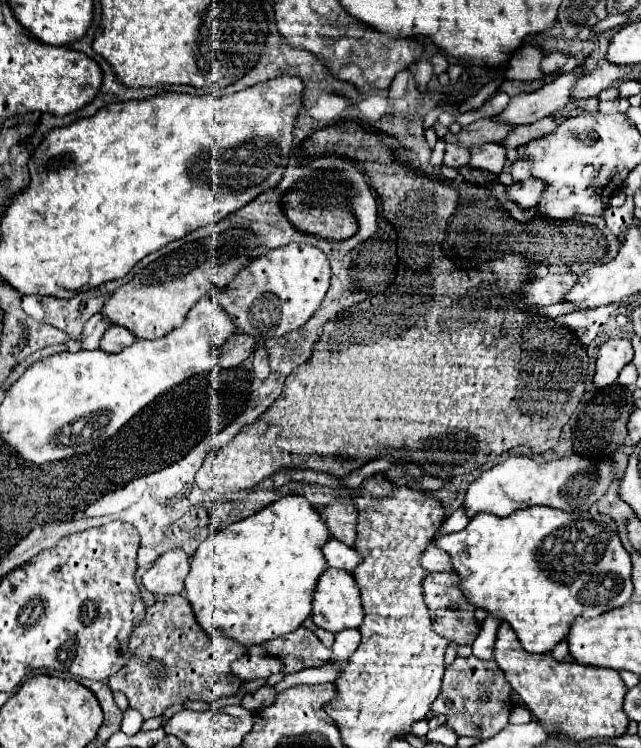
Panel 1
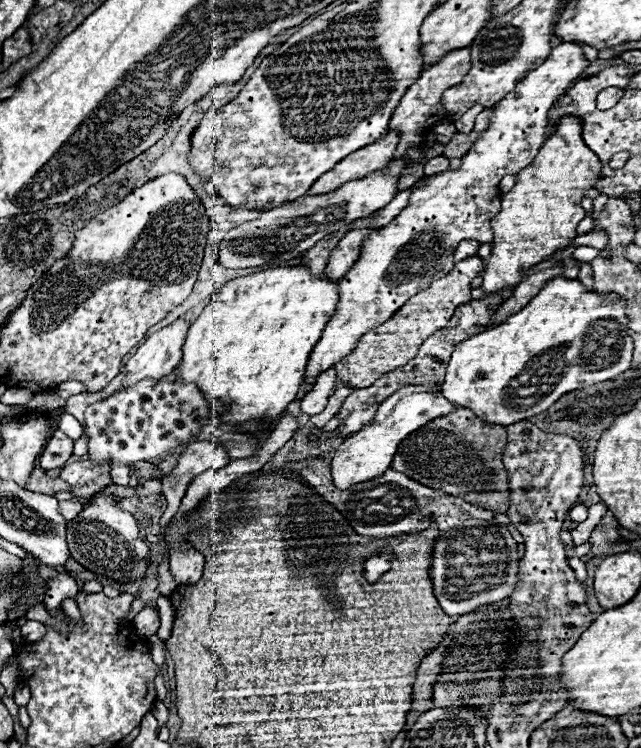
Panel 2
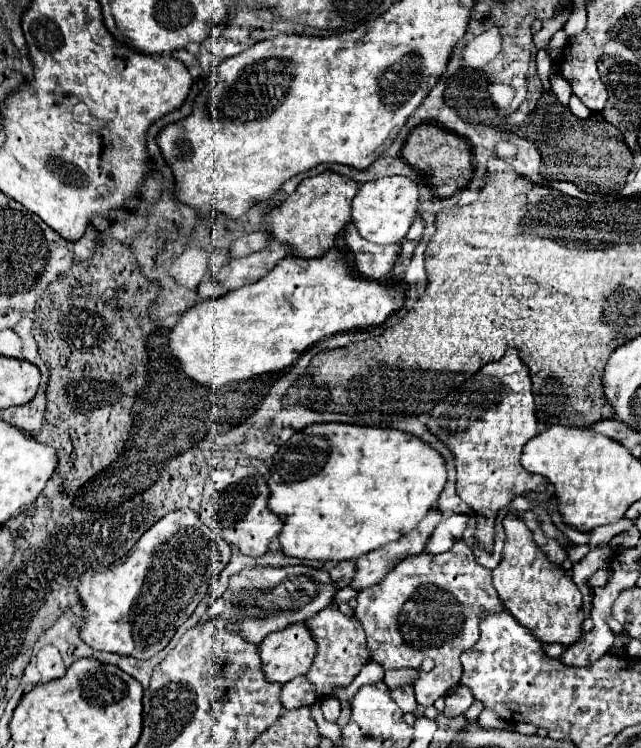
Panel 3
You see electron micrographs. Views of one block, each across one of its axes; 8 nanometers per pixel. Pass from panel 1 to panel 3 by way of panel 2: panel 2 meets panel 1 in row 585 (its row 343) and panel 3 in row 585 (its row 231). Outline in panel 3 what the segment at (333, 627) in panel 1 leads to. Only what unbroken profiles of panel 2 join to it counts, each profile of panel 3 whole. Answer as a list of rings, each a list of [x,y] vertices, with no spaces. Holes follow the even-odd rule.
[[[458,540],[452,550],[442,554],[418,554],[410,556],[404,562],[400,562],[380,584],[374,584],[370,588],[360,590],[358,594],[358,606],[354,610],[356,618],[360,620],[366,638],[368,638],[368,652],[370,660],[376,660],[386,670],[390,668],[420,668],[424,658],[434,660],[434,668],[430,672],[420,672],[418,680],[414,682],[414,692],[418,704],[430,706],[436,698],[444,696],[452,686],[456,686],[462,678],[462,666],[460,666],[460,654],[474,646],[480,638],[480,622],[486,612],[504,612],[502,600],[498,598],[494,586],[492,586],[492,572],[484,566],[480,566],[474,560],[472,548]]]

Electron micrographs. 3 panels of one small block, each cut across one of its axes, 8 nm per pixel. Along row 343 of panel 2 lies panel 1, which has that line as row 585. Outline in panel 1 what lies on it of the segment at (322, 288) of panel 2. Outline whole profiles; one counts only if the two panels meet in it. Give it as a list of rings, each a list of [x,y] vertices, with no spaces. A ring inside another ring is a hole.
[[[298,494],[282,496],[260,512],[216,530],[190,558],[192,568],[184,580],[186,594],[198,622],[204,626],[204,630],[214,632],[216,628],[244,646],[262,644],[278,638],[280,634],[294,632],[310,616],[318,578],[328,568],[326,558],[322,558],[322,546],[328,538],[330,528],[326,520],[322,520],[318,510],[314,510],[312,504]]]

